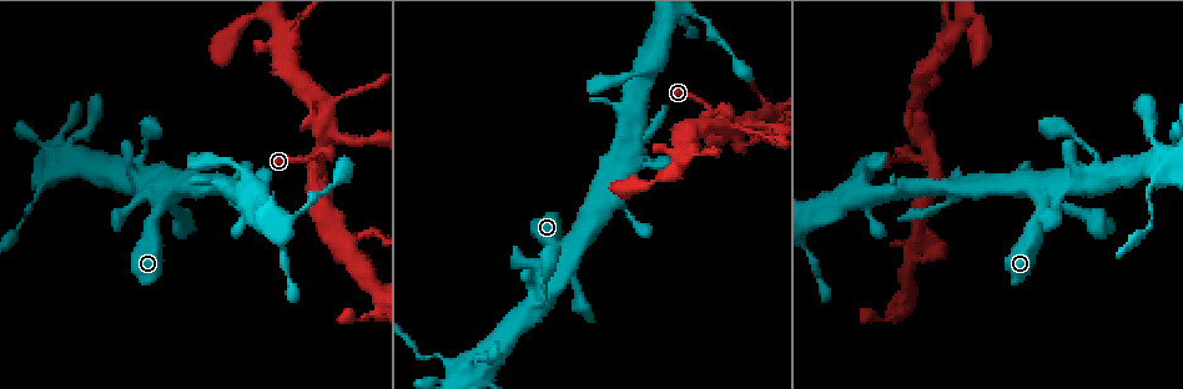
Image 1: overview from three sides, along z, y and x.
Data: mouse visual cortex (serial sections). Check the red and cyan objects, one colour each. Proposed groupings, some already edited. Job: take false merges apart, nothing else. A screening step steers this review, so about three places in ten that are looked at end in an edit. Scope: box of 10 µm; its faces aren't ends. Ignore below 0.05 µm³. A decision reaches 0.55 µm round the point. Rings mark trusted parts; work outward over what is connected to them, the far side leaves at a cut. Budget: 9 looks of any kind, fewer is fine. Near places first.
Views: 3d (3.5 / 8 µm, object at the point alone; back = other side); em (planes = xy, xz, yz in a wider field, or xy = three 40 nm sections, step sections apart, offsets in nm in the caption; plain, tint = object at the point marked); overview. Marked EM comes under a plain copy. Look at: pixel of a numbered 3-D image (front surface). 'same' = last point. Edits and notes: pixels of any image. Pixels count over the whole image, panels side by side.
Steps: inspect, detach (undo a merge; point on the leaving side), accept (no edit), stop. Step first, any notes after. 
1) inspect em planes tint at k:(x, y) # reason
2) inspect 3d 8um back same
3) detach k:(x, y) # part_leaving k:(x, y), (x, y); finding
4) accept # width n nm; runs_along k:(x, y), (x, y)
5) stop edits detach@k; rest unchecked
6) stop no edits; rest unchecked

inspect 3d 3.5um at 1:(324, 157) # three arms meet

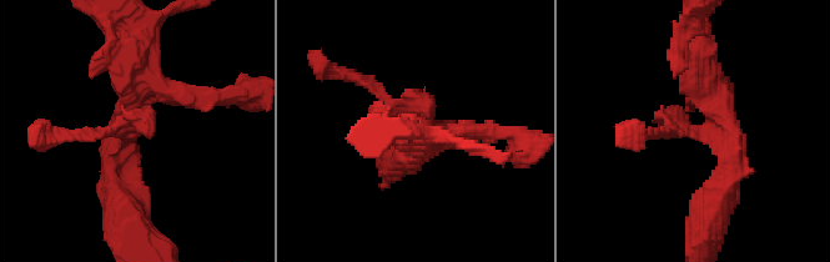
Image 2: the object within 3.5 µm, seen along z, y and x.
inspect em xy step 1 tint at 2:(129, 132) # shape alone is not enough

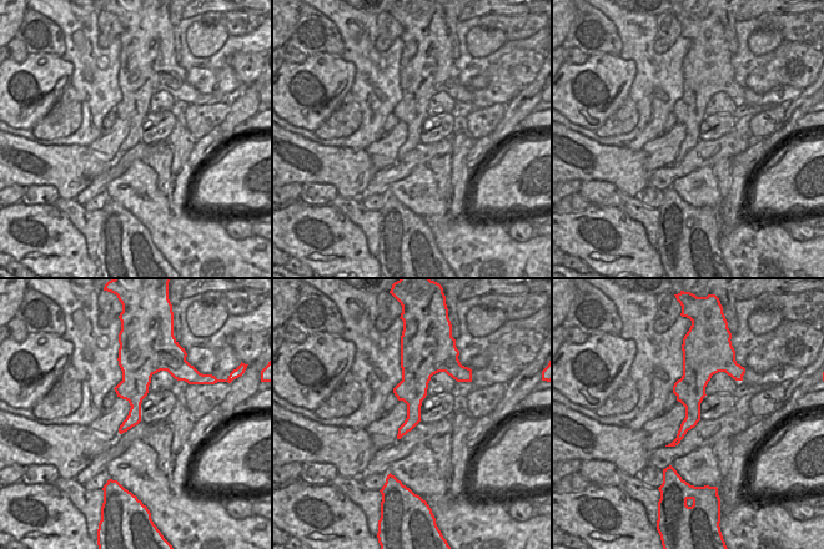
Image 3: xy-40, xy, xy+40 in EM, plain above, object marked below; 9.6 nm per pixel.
accept # width 240 nm; runs_along 2:(84, 134), (130, 134), (142, 49); one cell here

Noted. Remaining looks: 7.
inspect 3d 3.5um at 1:(609, 195) # looks like a crossing

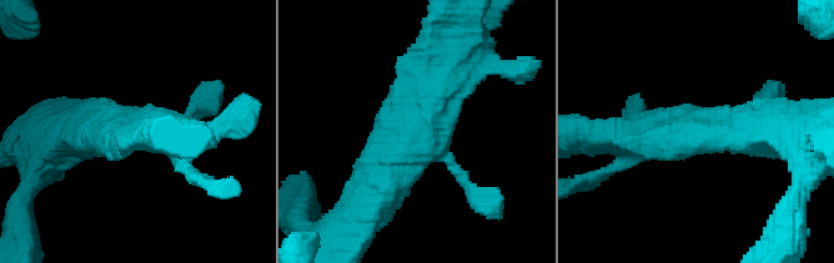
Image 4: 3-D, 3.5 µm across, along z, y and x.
inspect em xy step 3 tint at 4:(696, 129) # arms 4; arm_widths 150, 300, 500, 500 nm

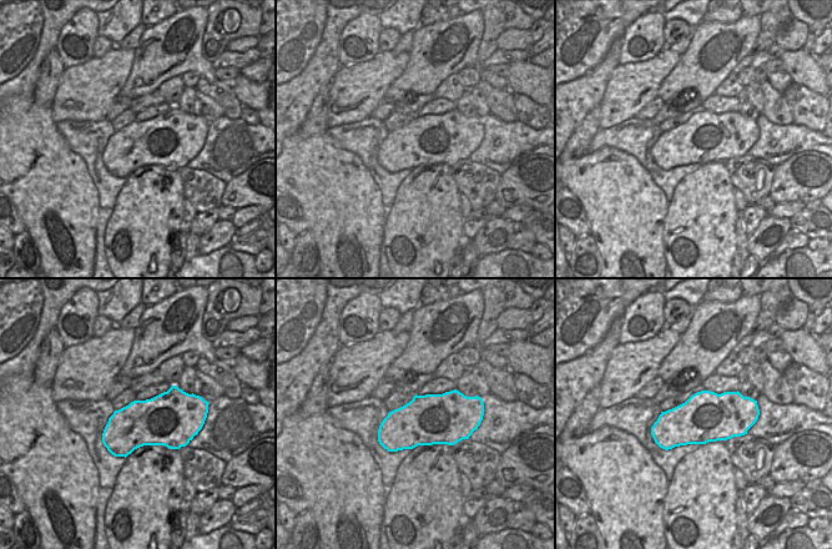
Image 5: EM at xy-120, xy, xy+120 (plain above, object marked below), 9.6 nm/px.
accept # runs_along 4:(372, 198), (430, 119), (453, 57); one cell here

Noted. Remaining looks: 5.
inspect 3d 3.5um at 1:(918, 241) # three-way junction

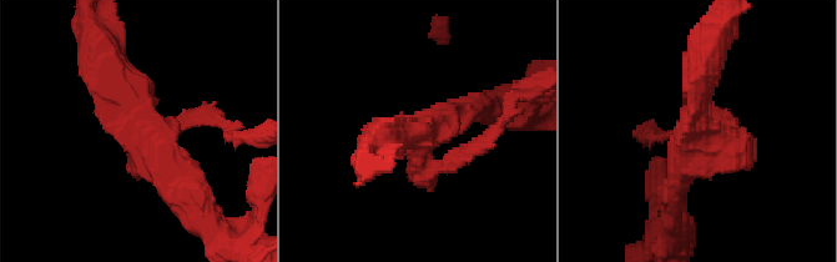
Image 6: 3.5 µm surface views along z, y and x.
inspect em xy step 5 tint at 6:(143, 128) # shape alone is not enough

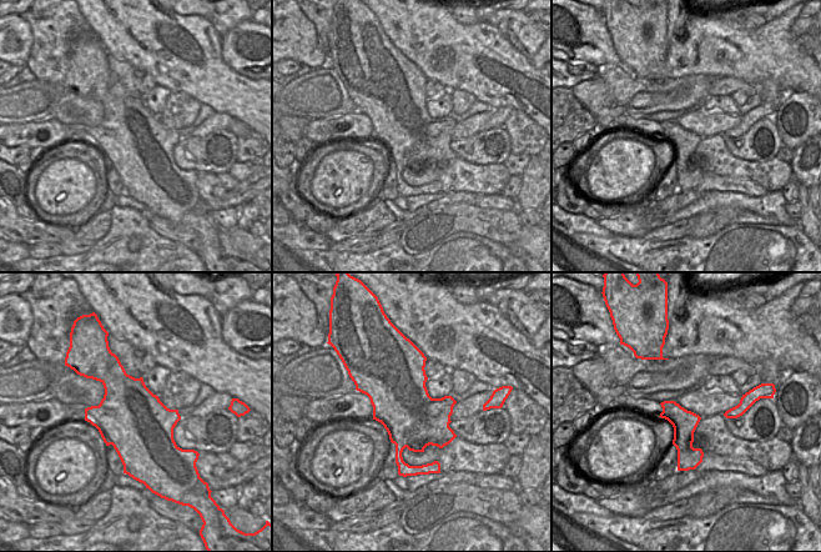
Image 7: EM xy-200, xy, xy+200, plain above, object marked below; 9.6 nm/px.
detach 6:(195, 116) # a second cell is stuck on

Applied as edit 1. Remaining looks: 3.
inspect overview # redraw

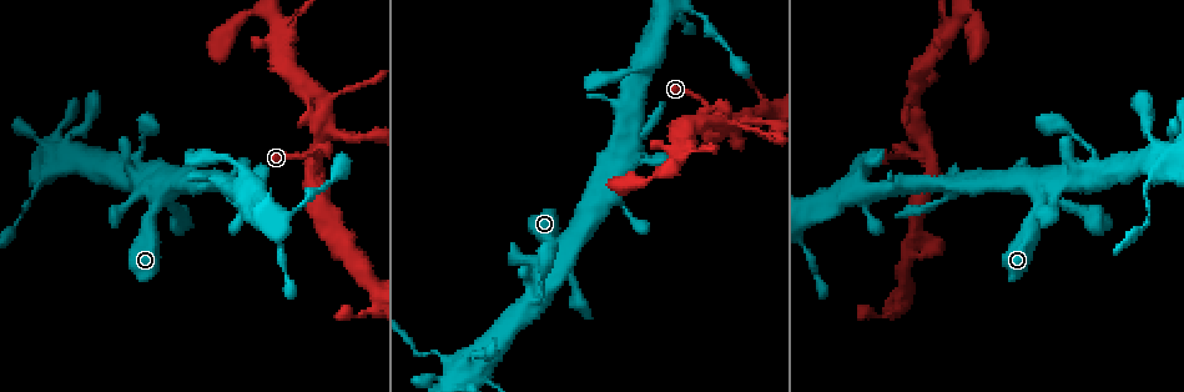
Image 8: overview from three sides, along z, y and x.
inspect 3d 3.5um back at 8:(432, 354) # narrows sharply

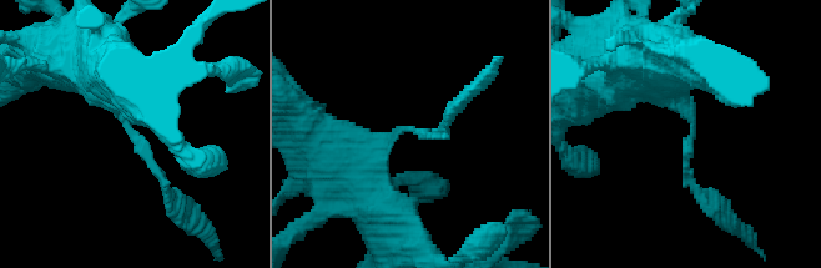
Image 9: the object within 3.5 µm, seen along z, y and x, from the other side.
inspect em xy step 1 tint at 9:(408, 129) # arm_widths 100, 350 nm

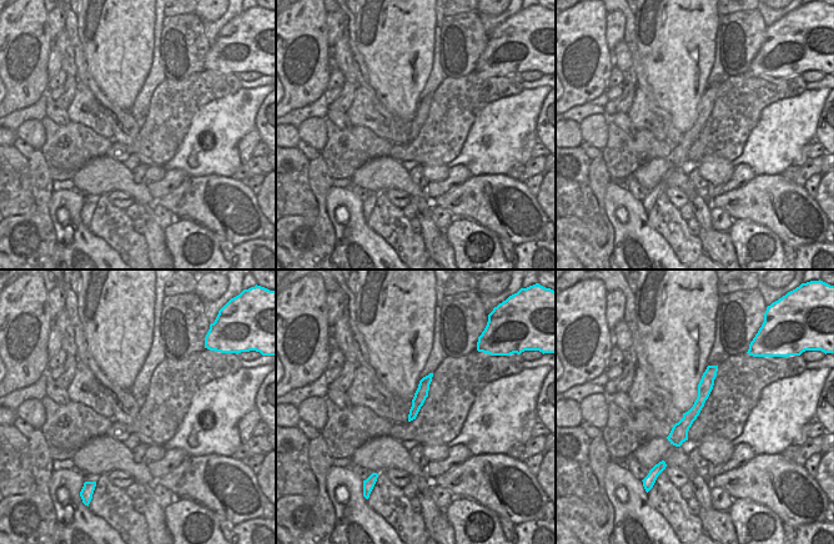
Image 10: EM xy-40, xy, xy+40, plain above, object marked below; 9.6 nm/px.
detach 9:(149, 156) # width 120 nm; part_leaving 9:(124, 119), (181, 211); a second cell is stuck on

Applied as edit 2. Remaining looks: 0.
stop edits detach@6, detach@9; rest unchecked

